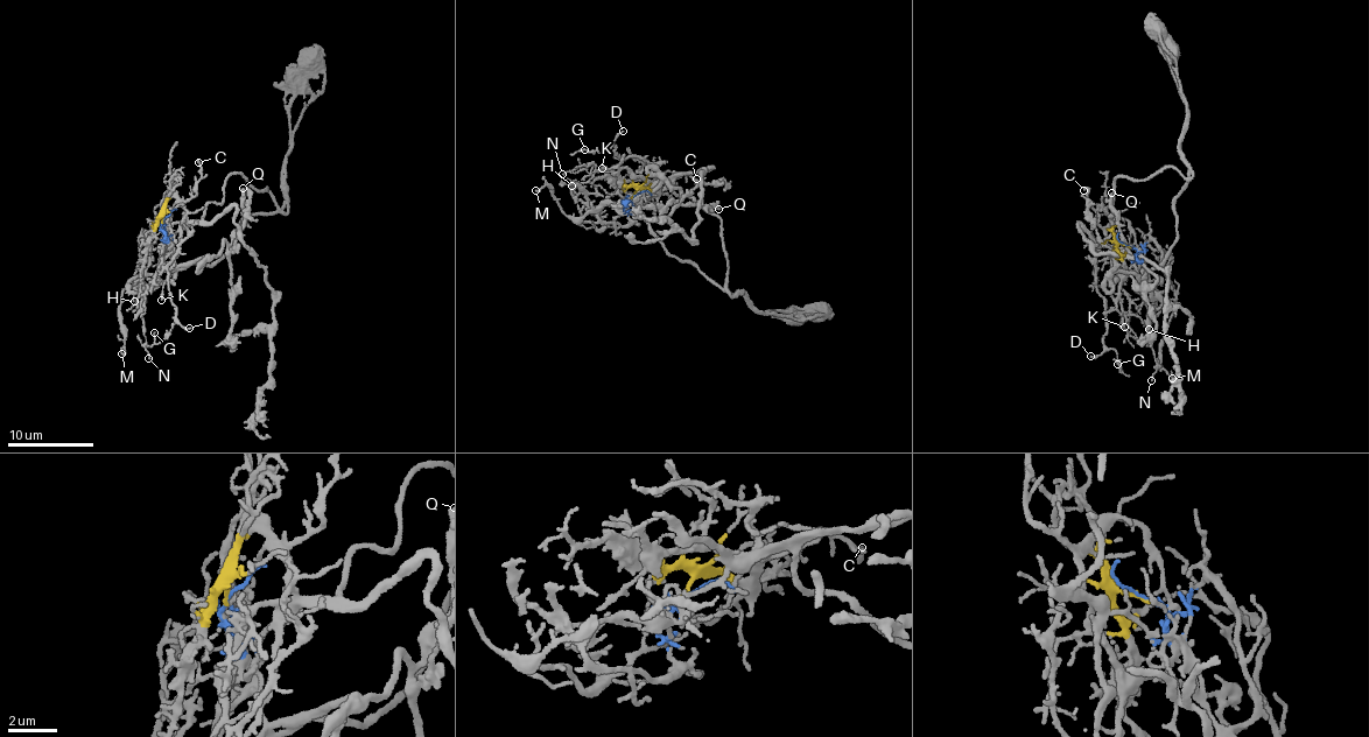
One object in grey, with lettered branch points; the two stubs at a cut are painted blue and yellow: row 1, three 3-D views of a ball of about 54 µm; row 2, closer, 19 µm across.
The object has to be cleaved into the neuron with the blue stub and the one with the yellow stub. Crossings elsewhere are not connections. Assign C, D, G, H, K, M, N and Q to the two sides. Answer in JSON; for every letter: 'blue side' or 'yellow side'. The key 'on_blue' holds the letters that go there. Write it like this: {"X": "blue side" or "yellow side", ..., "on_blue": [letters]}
{"C": "yellow side", "D": "yellow side", "G": "yellow side", "H": "blue side", "K": "yellow side", "M": "blue side", "N": "blue side", "Q": "blue side", "on_blue": ["H", "M", "N", "Q"]}

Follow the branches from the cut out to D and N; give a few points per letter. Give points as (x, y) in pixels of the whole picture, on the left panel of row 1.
D: (163, 219), (165, 203), (175, 197), (184, 210), (187, 231), (168, 267), (168, 296), (175, 318), (190, 328)
N: (163, 219), (162, 239), (169, 253), (153, 274), (144, 279), (141, 317), (149, 358)

